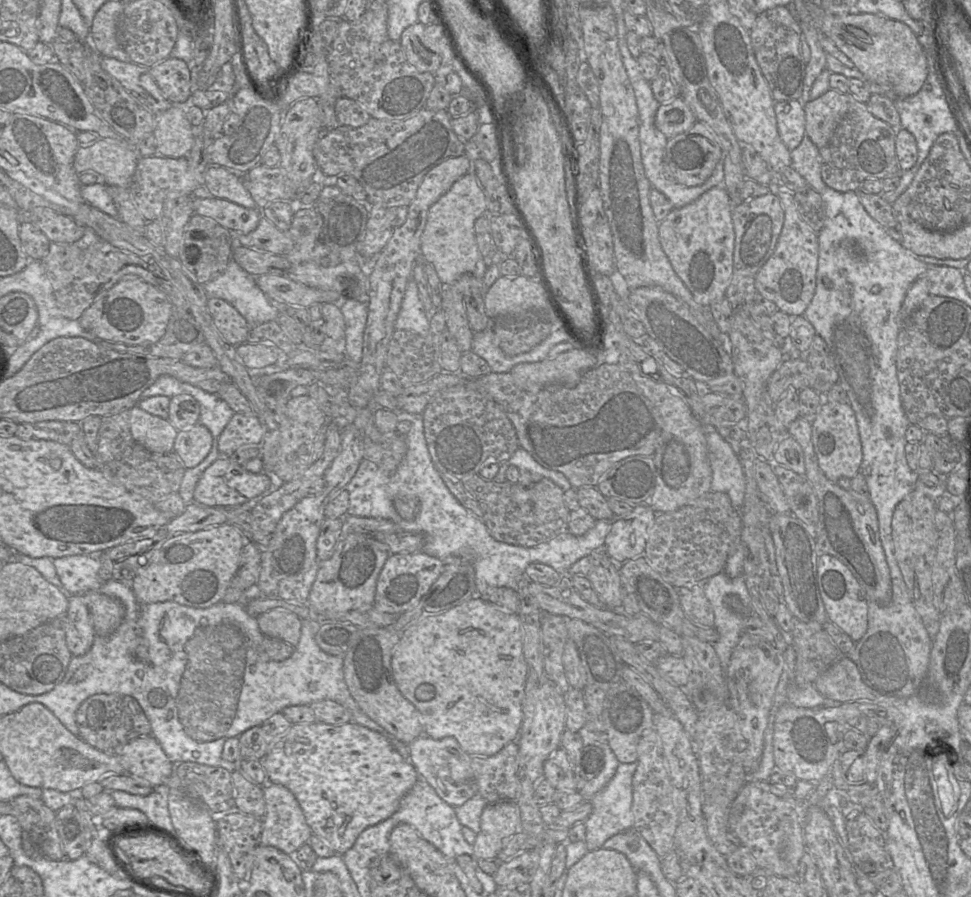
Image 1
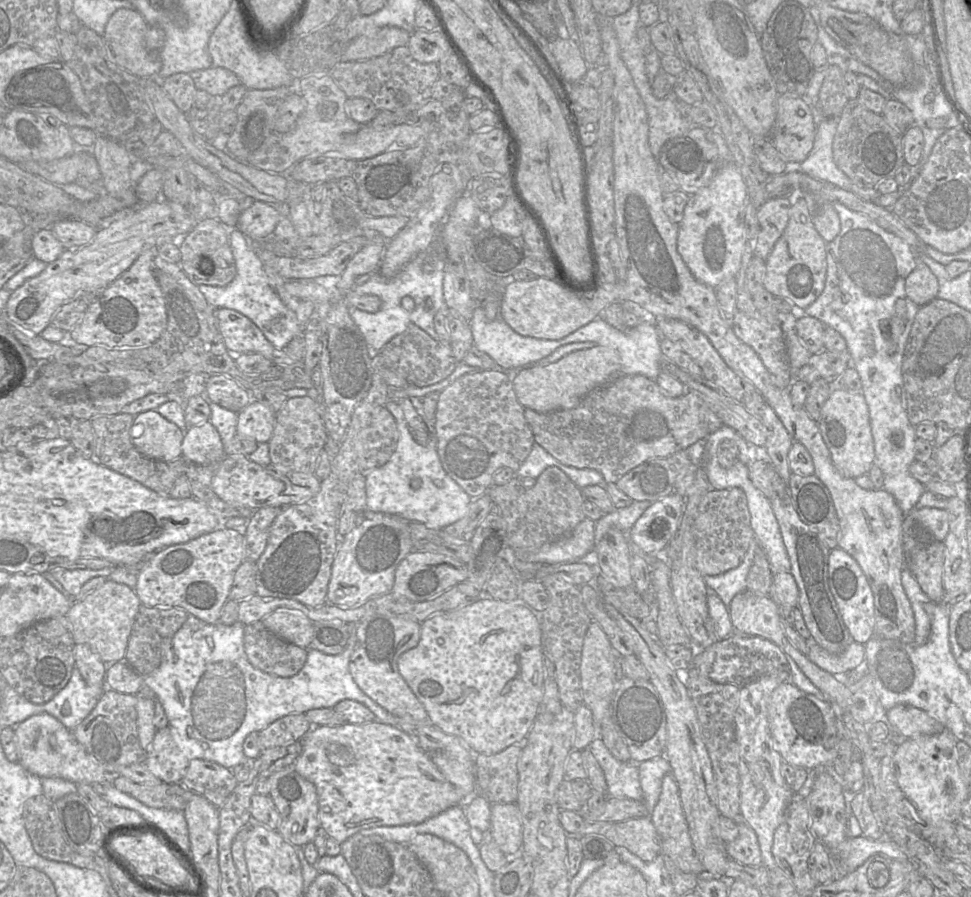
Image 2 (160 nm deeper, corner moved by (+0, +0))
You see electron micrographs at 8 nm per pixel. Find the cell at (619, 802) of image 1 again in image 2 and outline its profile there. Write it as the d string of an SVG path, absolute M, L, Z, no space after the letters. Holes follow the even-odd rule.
M660 756L640 762L638 769L643 802L650 815L659 799L663 777L671 773L671 766L665 756Z

